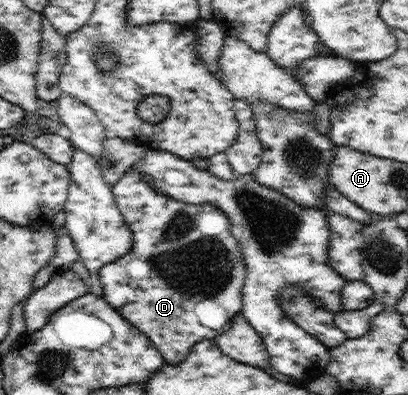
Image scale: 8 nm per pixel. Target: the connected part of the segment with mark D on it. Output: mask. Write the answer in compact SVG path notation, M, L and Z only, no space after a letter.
M131 167L112 187L115 203L131 228L131 252L99 270L103 299L131 325L147 335L161 352L165 363L179 365L187 359L191 347L203 338L214 338L229 330L233 316L243 306L243 283L247 269L230 227L229 218L209 203L189 205L177 201L143 181L143 175Z

